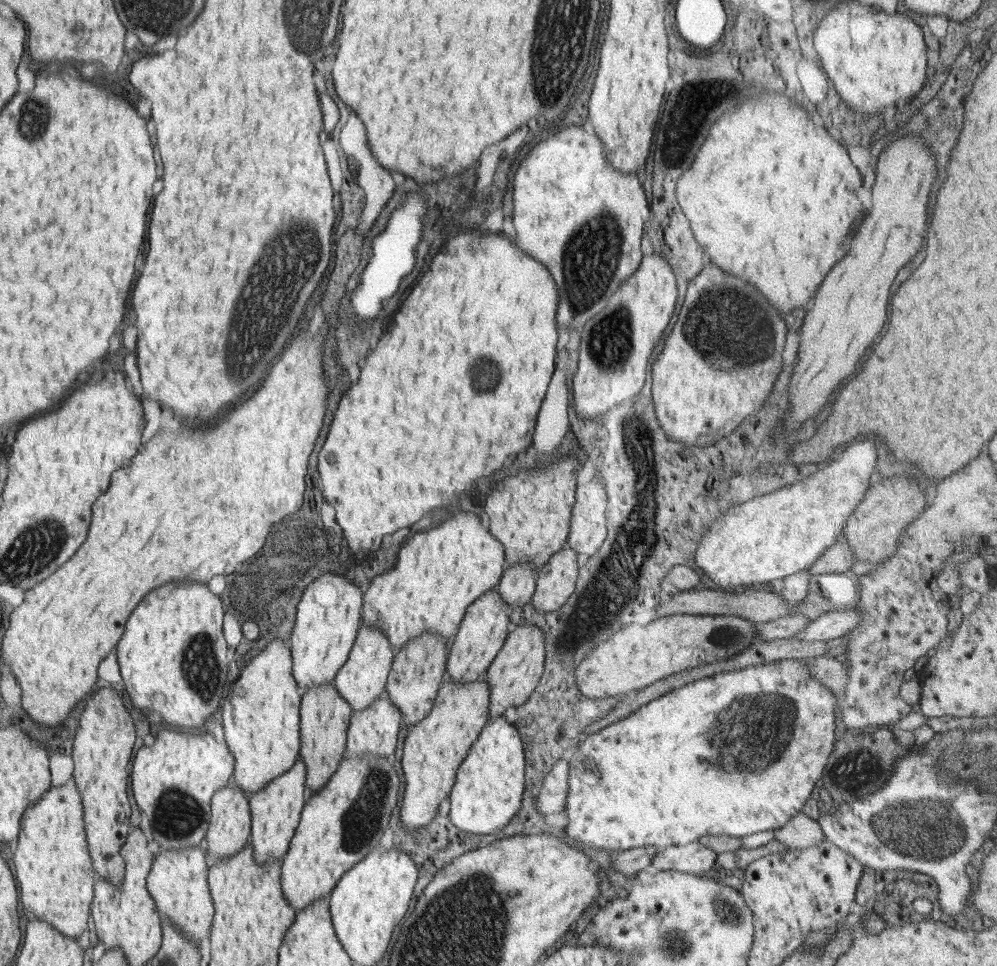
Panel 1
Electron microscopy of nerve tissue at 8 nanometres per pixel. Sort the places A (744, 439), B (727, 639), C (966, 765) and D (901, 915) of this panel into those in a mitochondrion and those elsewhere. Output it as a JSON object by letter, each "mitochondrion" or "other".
{"A":"other","B":"mitochondrion","C":"other","D":"other"}

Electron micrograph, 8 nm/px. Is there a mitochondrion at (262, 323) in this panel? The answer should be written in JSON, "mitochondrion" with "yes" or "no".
{"mitochondrion":"yes"}

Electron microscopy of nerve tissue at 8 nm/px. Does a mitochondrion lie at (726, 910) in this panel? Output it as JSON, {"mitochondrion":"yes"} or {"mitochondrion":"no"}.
{"mitochondrion":"yes"}

